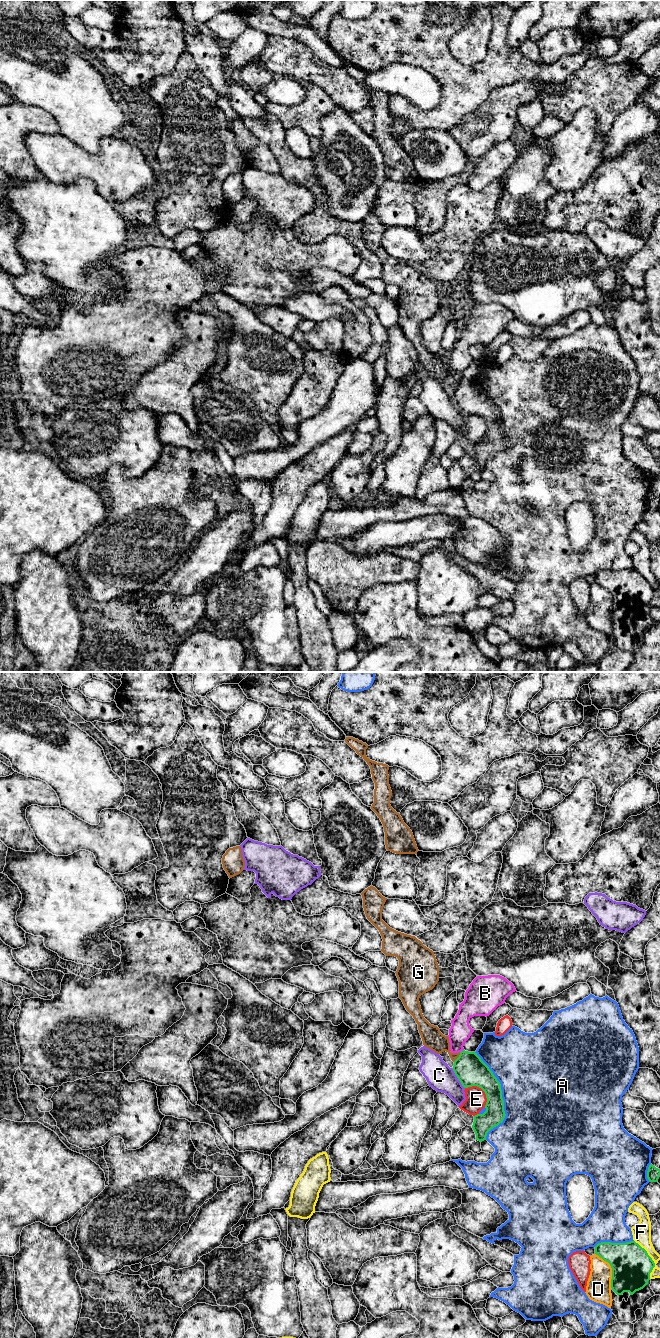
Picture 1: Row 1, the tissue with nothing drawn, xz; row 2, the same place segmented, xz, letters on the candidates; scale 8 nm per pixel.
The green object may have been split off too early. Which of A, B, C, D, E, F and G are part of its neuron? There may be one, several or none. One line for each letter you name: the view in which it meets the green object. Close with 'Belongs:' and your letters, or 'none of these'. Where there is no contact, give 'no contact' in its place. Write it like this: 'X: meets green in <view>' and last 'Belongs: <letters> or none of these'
Belongs: none of these

